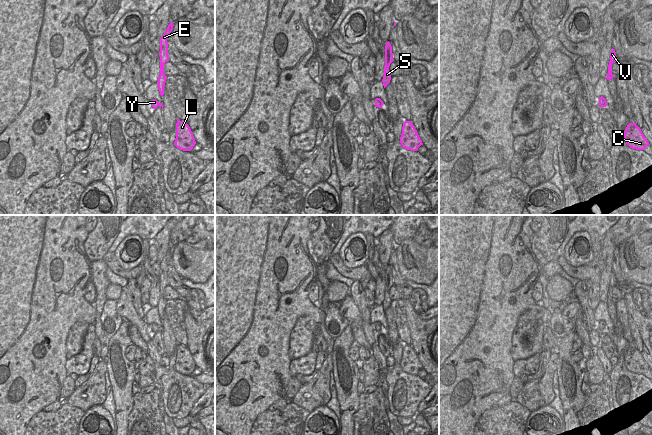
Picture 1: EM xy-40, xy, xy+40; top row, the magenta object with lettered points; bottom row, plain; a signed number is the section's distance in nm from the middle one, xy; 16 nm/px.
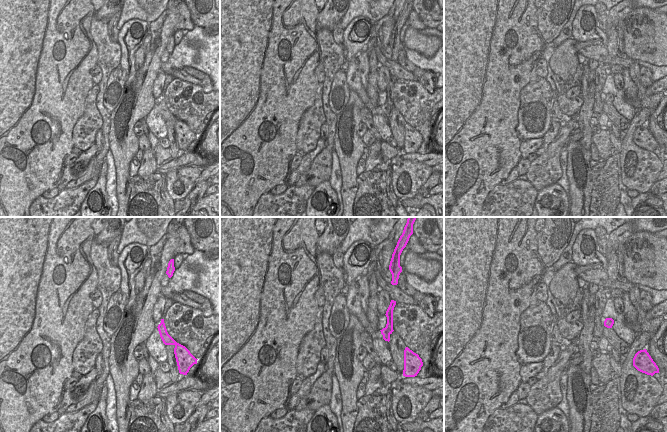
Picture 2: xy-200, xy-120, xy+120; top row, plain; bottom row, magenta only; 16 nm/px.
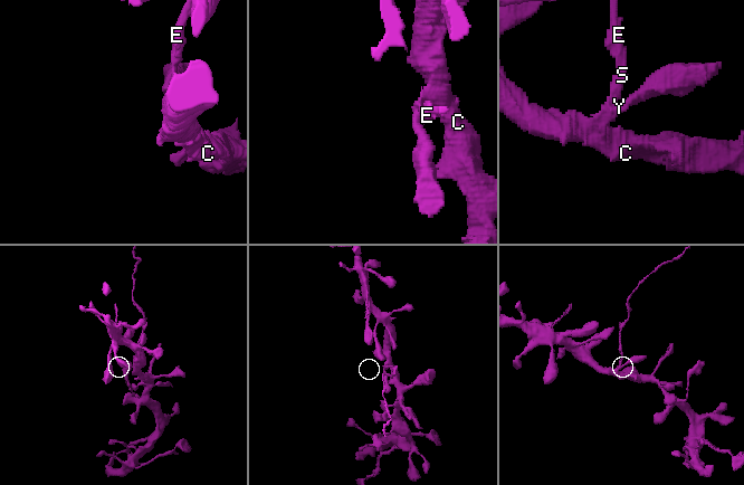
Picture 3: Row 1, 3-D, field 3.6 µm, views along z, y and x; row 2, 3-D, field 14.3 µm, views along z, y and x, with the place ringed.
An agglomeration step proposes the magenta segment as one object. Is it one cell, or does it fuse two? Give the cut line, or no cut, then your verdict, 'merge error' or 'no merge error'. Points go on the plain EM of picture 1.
xy-40 (163, 291), (160, 296) | merge error

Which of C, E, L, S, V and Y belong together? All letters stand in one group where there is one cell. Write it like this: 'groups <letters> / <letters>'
groups C L S Y / E V

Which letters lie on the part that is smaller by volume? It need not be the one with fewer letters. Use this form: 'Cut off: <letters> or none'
Cut off: E, V

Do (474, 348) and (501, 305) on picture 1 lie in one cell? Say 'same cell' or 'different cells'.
same cell

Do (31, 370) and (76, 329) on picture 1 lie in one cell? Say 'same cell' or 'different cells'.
different cells

